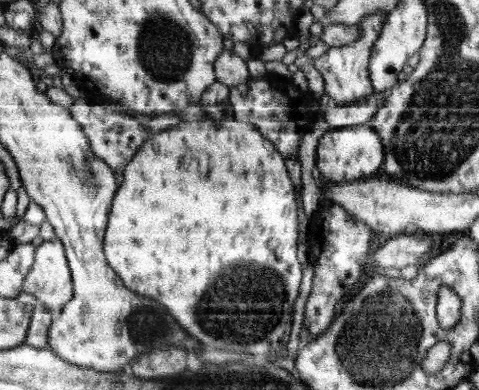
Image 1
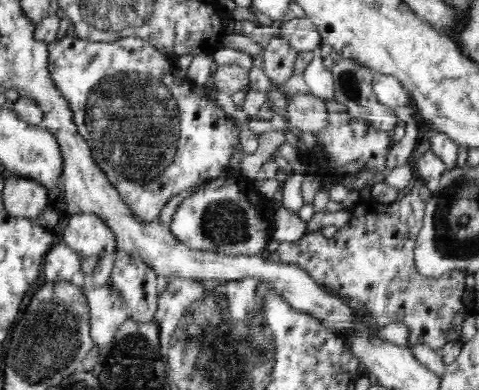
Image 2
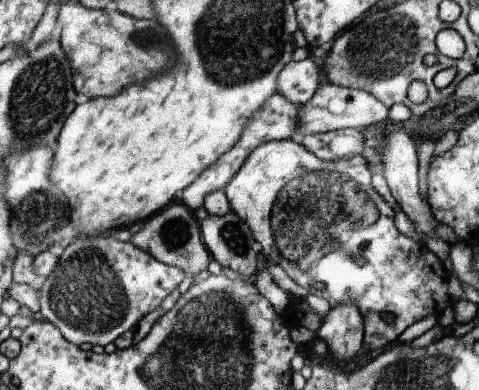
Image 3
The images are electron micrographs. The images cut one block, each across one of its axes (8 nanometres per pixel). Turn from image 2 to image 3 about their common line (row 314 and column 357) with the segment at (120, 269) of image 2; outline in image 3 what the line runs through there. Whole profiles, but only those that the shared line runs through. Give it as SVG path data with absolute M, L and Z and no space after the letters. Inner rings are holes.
M335 130L325 134L305 134L299 138L299 144L319 160L331 162L361 156L365 140L361 130Z

